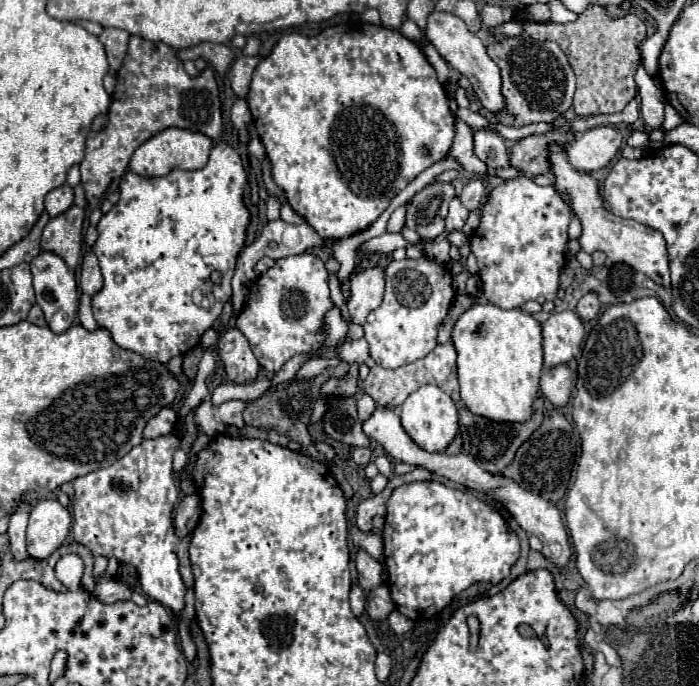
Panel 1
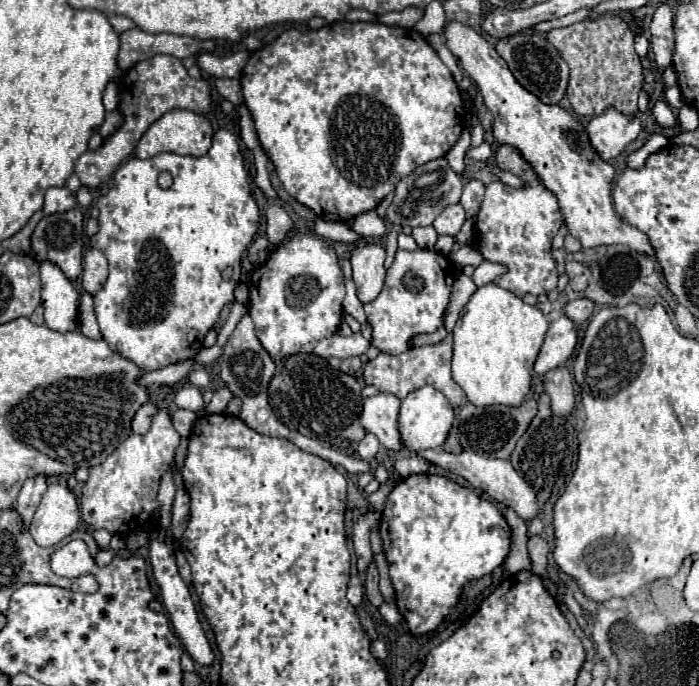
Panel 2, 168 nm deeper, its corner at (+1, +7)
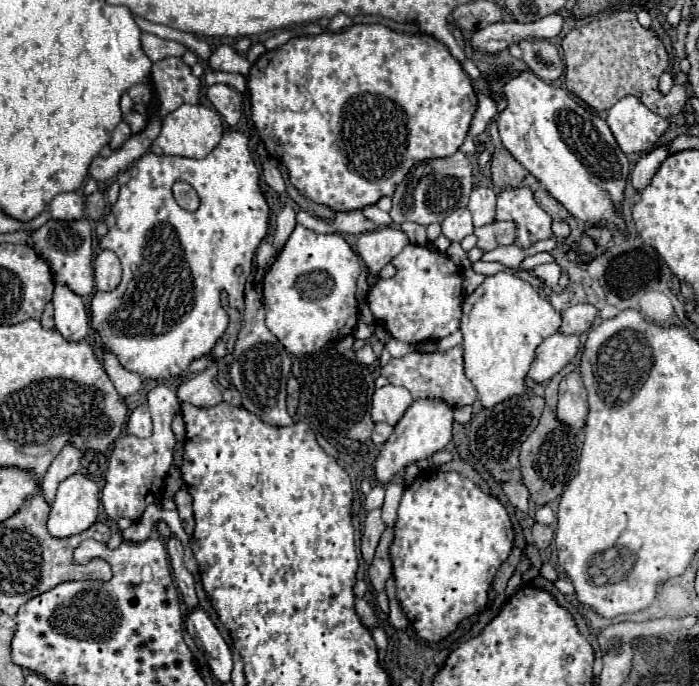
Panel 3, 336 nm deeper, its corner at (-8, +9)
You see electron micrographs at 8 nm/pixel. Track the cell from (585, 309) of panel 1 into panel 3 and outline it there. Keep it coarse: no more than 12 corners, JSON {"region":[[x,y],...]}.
{"region":[[591,304],[563,312],[561,334],[583,334],[597,318]]}

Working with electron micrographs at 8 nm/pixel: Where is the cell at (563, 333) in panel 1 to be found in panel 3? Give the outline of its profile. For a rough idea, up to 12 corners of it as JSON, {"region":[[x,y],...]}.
{"region":[[555,332],[535,350],[527,376],[551,380],[575,358],[579,336]]}

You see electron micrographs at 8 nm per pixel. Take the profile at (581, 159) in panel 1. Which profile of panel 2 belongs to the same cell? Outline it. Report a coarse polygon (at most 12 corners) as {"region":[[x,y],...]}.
{"region":[[610,108],[588,122],[598,156],[612,160],[640,134],[640,120]]}

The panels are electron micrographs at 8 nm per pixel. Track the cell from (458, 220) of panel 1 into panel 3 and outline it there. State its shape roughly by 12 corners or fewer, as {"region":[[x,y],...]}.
{"region":[[467,208],[455,210],[441,224],[443,236],[461,242],[473,234]]}

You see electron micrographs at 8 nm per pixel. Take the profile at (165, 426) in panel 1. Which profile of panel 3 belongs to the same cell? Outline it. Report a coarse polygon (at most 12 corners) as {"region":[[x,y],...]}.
{"region":[[147,406],[135,408],[127,420],[127,434],[151,436]]}

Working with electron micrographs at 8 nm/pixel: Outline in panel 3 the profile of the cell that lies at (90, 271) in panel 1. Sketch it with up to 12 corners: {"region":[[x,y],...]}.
{"region":[[111,250],[95,258],[95,286],[111,292],[121,282],[121,262]]}

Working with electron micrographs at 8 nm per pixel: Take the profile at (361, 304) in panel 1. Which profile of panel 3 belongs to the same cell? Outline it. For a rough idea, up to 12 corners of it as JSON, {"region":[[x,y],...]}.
{"region":[[387,226],[361,234],[357,252],[377,274],[407,244]]}

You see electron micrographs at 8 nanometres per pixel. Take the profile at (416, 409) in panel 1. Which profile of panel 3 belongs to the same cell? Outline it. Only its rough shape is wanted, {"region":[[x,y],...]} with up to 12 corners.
{"region":[[415,400],[373,464],[389,484],[451,440],[453,408]]}

